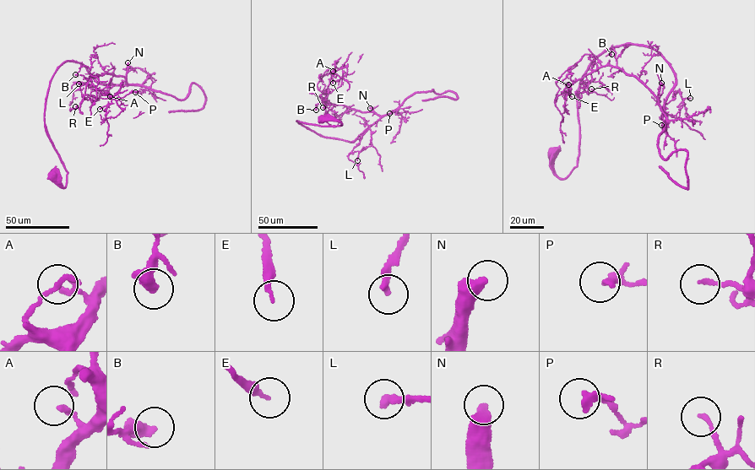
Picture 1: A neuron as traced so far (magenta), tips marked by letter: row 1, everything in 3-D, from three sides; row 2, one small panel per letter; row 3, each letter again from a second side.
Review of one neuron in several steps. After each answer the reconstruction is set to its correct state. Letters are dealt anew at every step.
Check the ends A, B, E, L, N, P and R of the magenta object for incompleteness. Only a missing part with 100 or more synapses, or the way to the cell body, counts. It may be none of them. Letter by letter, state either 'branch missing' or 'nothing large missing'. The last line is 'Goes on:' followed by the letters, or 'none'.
A: nothing large missing
B: nothing large missing
E: nothing large missing
L: nothing large missing
N: branch missing
P: nothing large missing
R: nothing large missing
Goes on: N

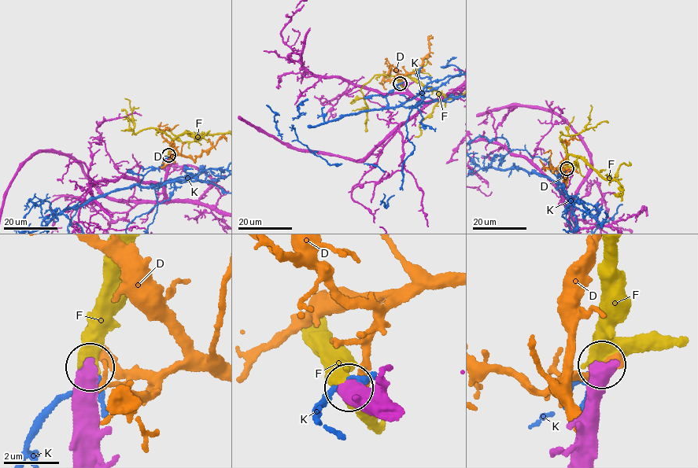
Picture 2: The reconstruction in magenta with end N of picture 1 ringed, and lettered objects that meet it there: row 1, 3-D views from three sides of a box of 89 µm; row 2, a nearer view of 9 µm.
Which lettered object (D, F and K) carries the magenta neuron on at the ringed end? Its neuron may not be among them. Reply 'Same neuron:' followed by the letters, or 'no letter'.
Same neuron: F

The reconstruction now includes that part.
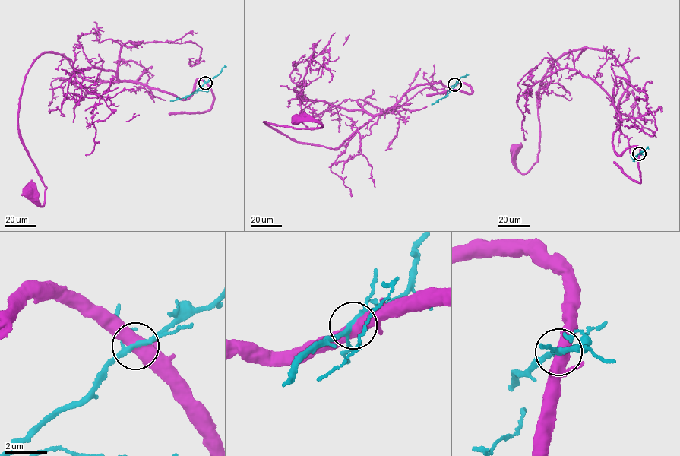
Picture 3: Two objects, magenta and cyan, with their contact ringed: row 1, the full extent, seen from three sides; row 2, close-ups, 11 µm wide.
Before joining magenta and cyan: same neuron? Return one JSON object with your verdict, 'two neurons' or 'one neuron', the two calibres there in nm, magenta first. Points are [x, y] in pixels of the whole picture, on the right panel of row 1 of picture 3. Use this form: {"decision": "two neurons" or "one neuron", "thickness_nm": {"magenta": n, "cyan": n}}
{"decision": "one neuron", "thickness_nm": {"magenta": 550, "cyan": 200}}

